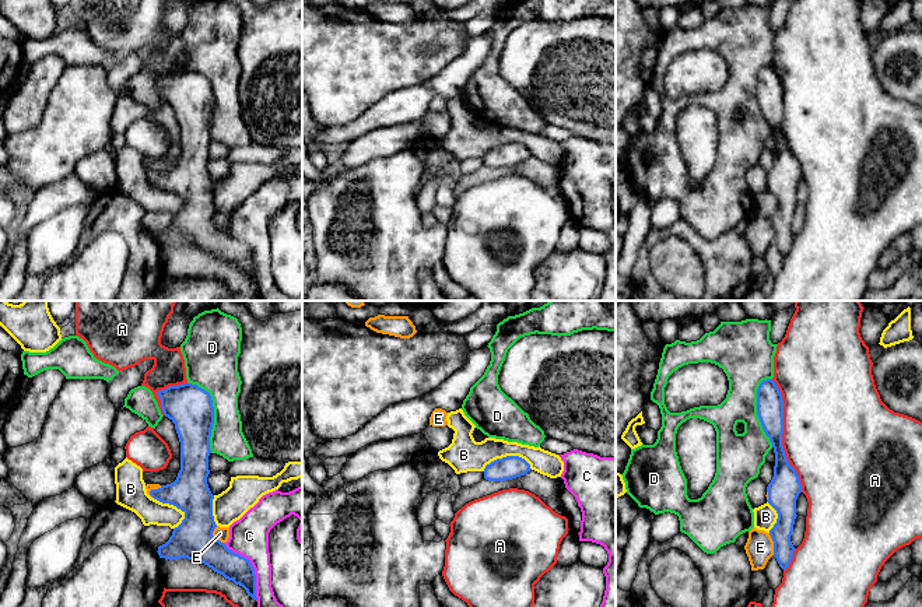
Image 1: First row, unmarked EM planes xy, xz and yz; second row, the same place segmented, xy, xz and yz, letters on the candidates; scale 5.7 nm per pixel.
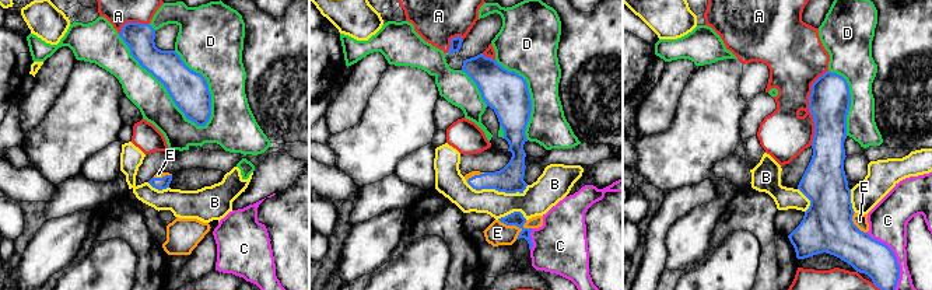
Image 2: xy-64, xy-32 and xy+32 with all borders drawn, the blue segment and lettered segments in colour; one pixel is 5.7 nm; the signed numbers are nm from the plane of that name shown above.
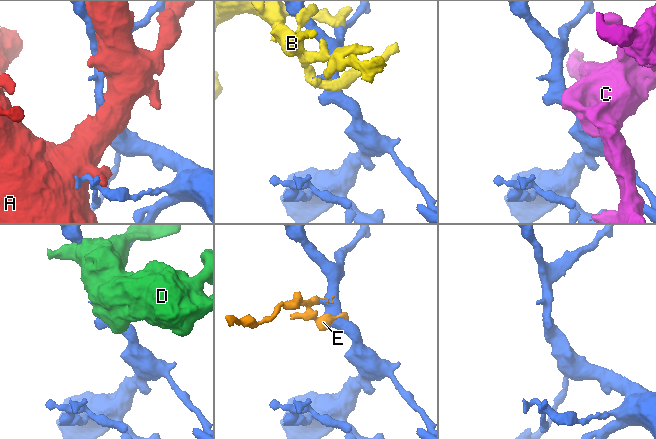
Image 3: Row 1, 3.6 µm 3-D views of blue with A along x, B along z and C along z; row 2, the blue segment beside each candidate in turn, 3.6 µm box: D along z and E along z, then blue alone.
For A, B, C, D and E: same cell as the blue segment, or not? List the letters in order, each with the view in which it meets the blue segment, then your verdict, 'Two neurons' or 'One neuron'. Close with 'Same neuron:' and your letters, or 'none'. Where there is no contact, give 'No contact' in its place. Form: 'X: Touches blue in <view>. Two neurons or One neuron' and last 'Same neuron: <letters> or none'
A: Touches blue in yz. Two neurons
B: Touches blue in xz. Two neurons
C: Touches blue in xy. Two neurons
D: Touches blue in xy. Two neurons
E: Touches blue in yz. One neuron
Same neuron: E

